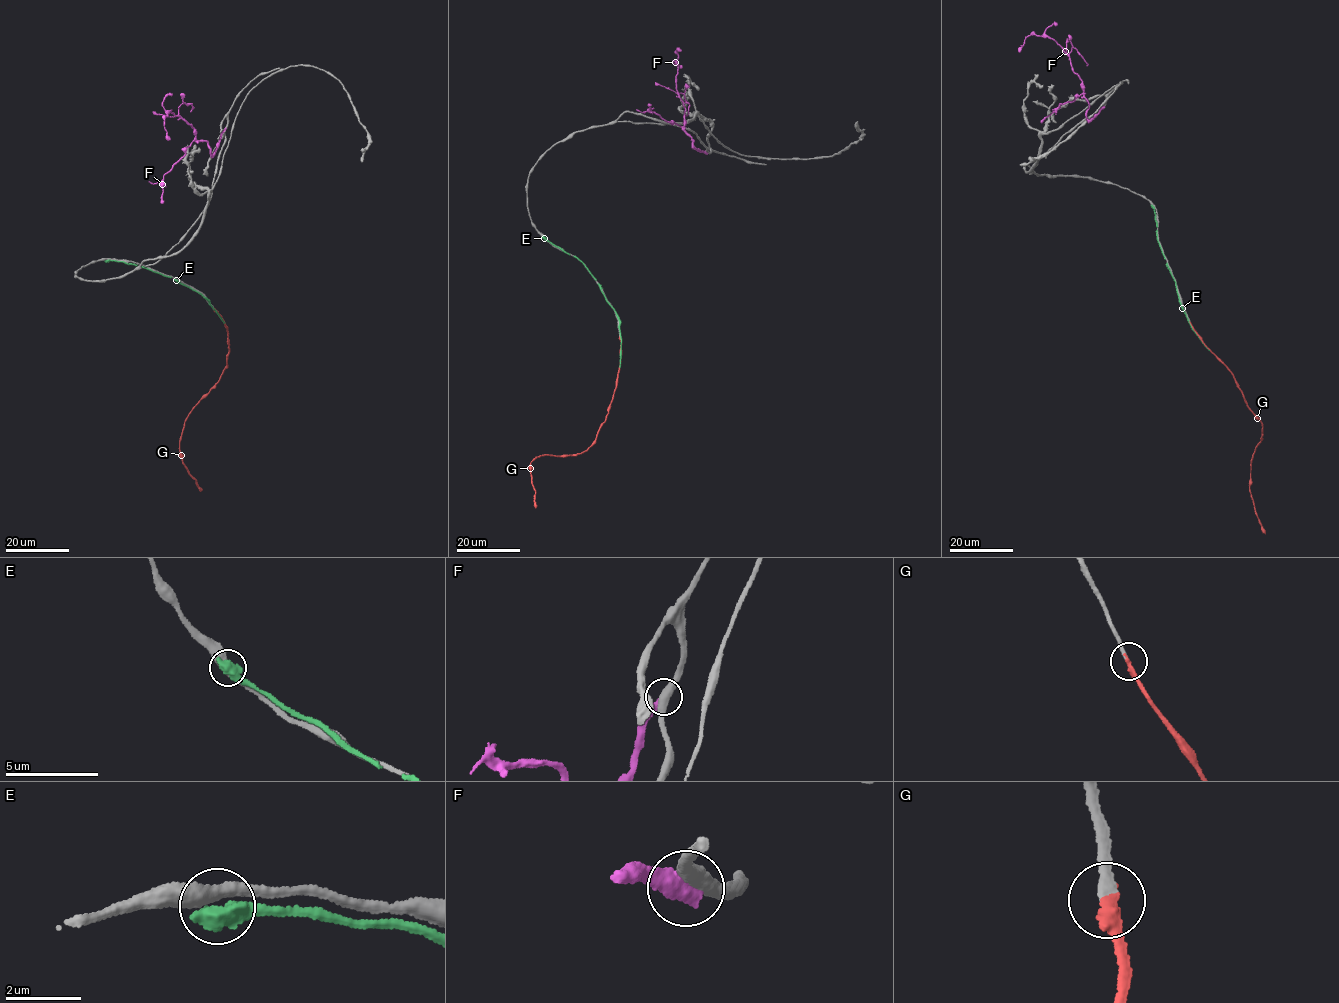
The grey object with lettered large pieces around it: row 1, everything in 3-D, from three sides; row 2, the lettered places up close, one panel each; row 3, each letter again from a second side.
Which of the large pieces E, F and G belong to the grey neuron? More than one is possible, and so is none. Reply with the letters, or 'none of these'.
G

